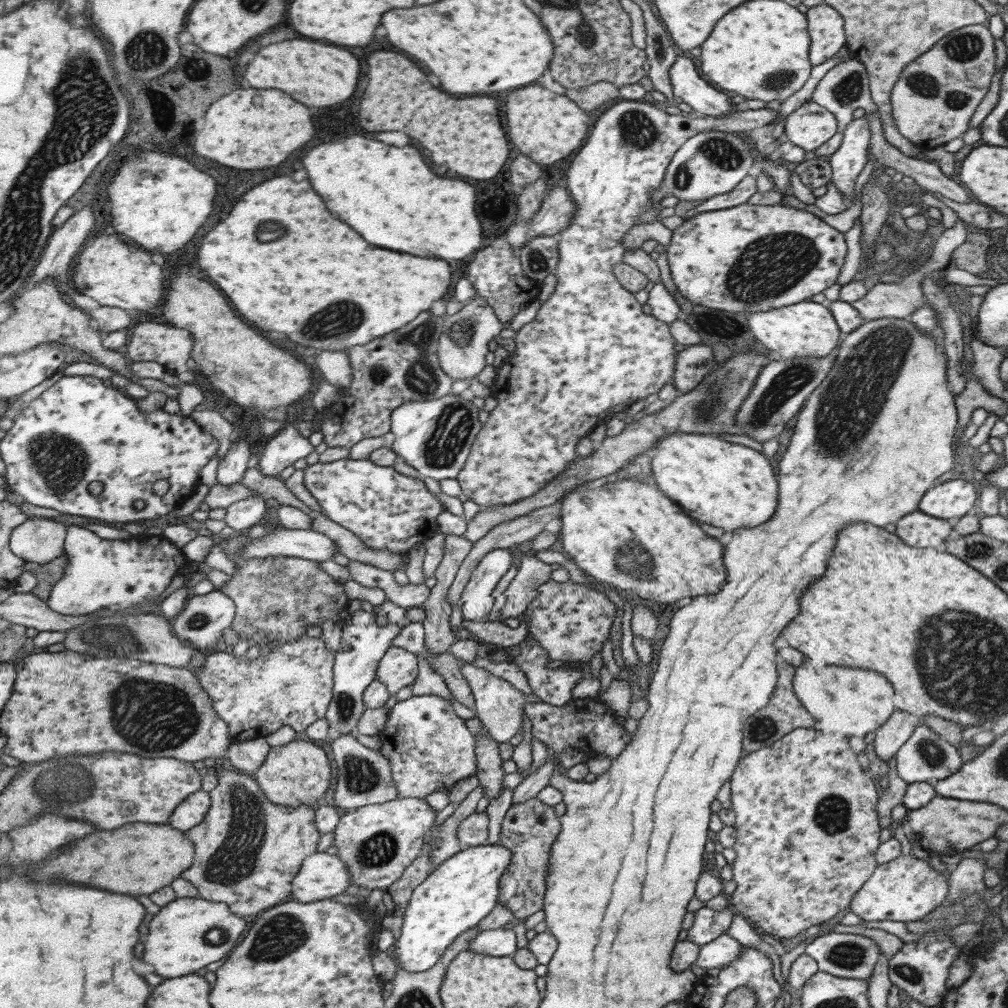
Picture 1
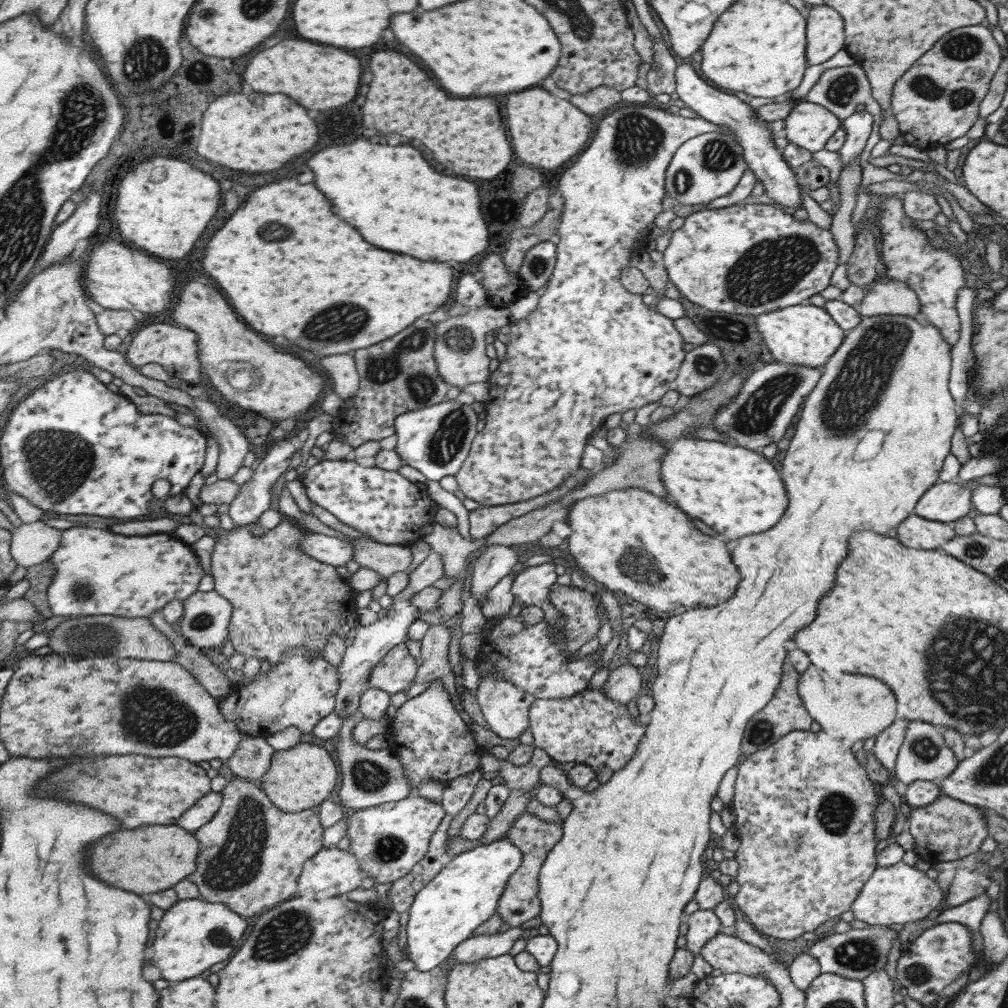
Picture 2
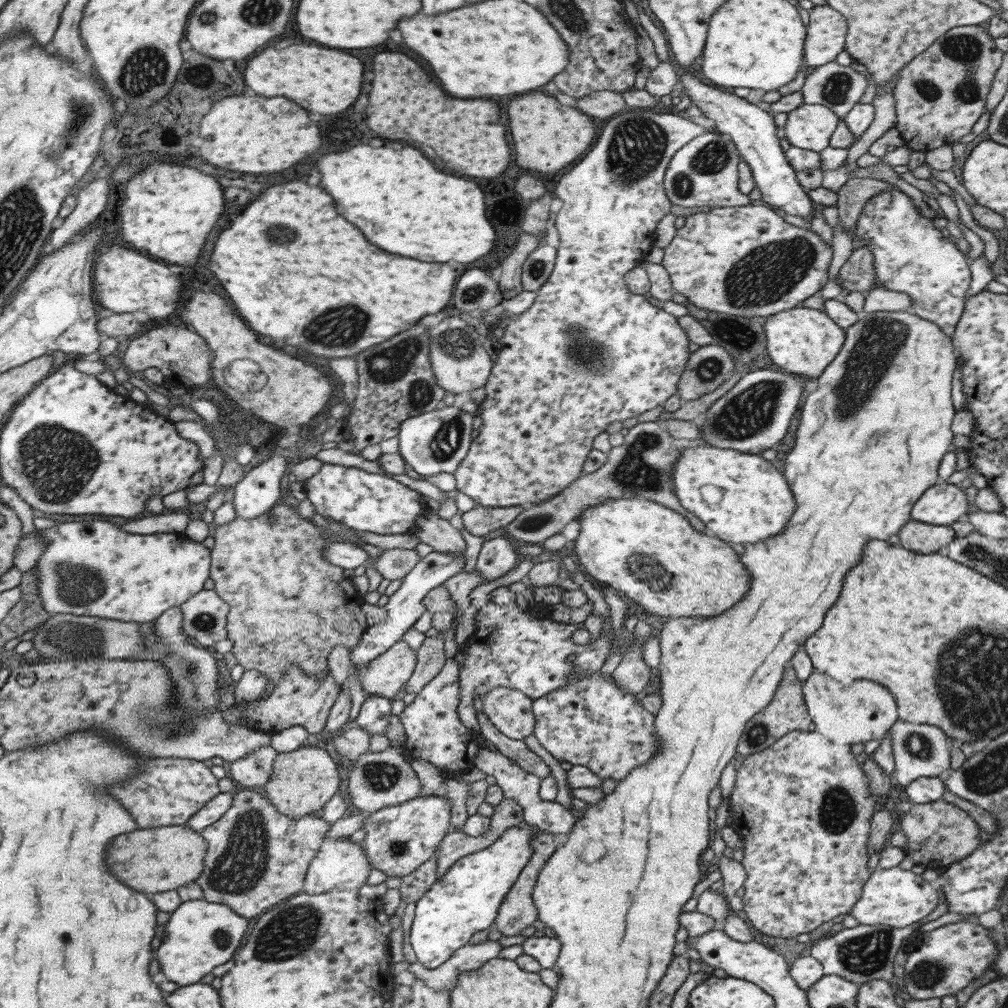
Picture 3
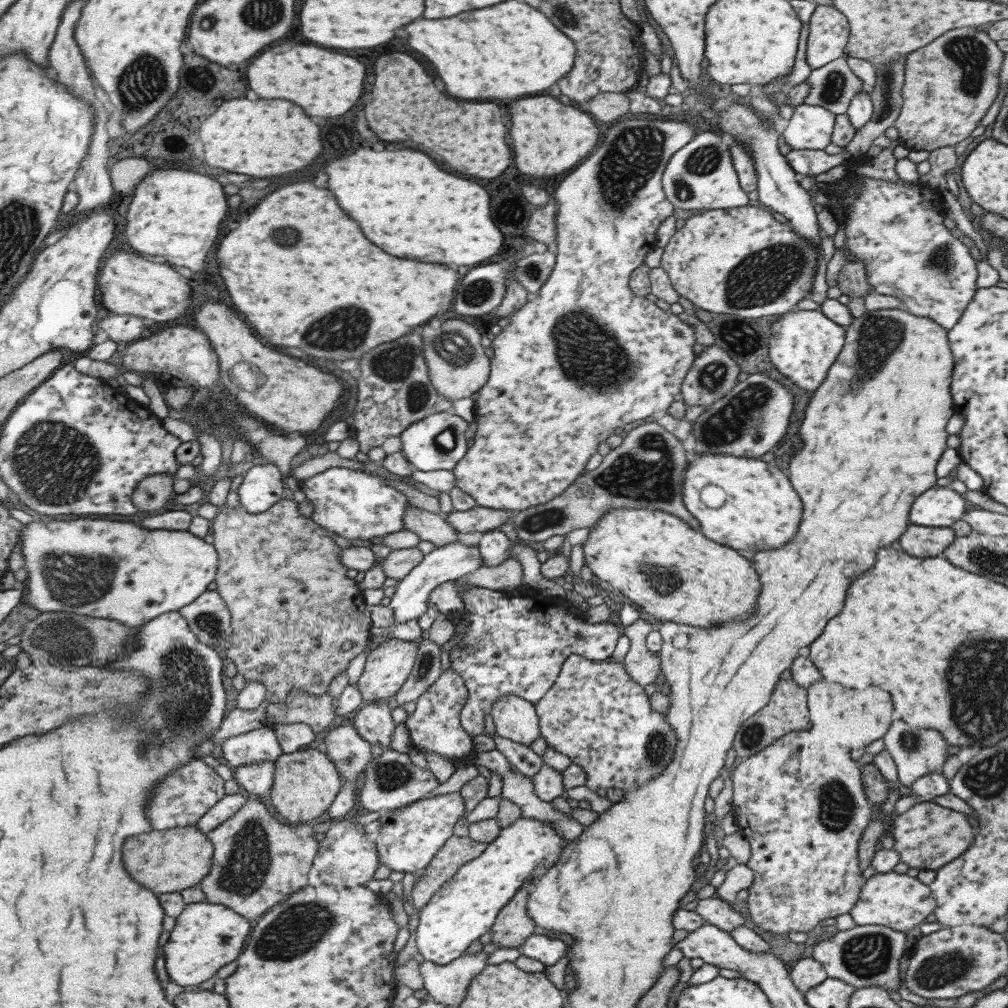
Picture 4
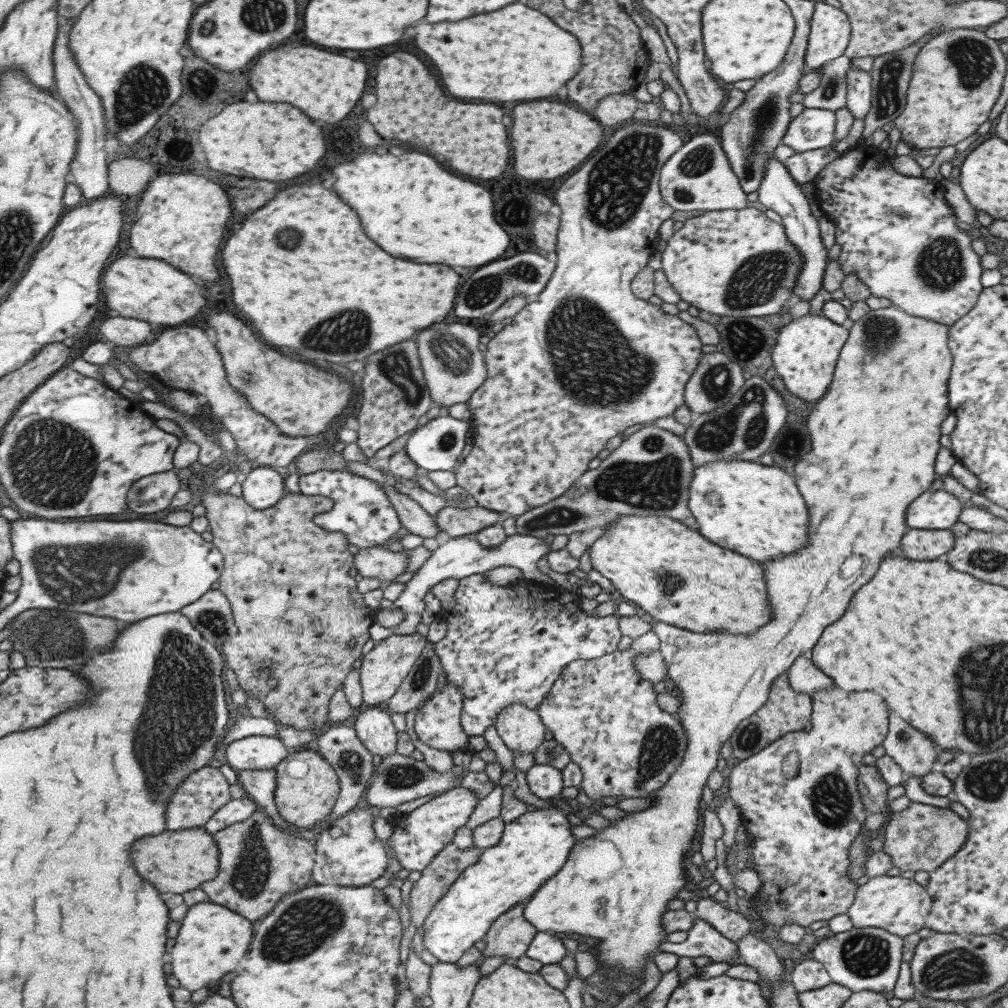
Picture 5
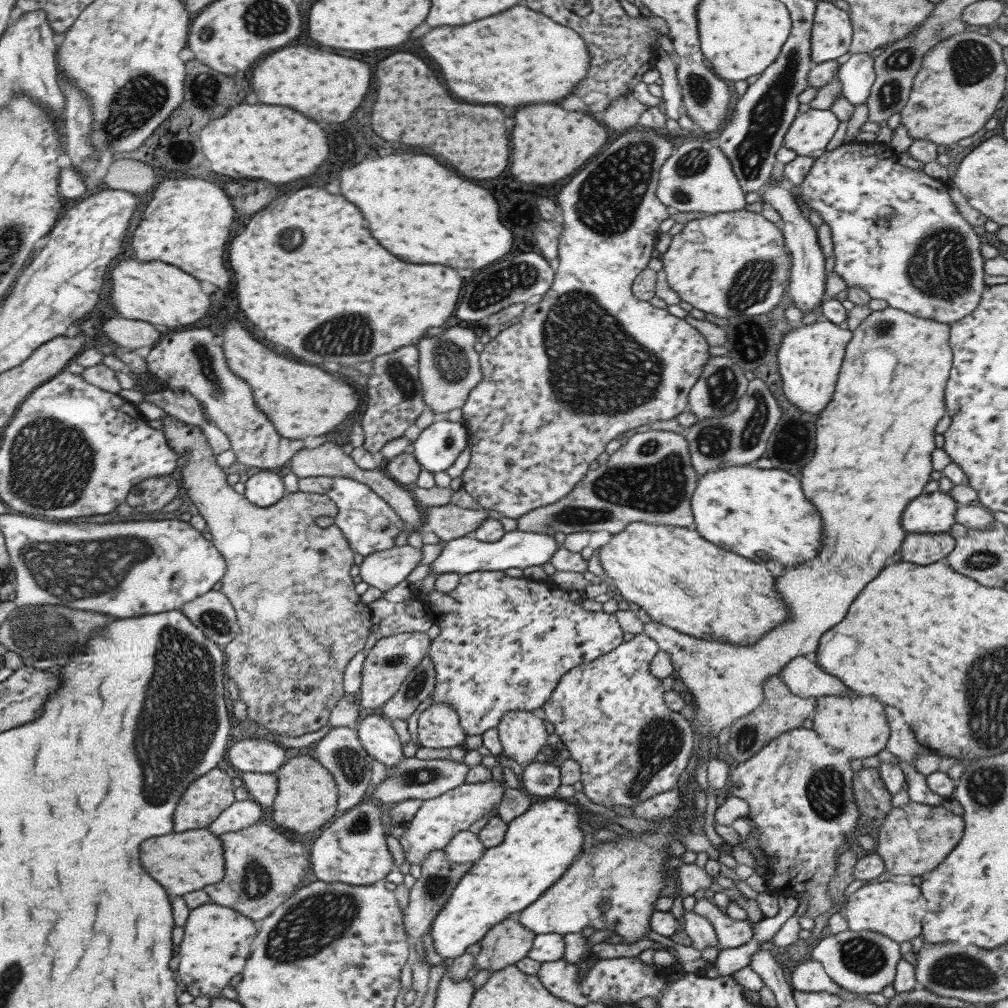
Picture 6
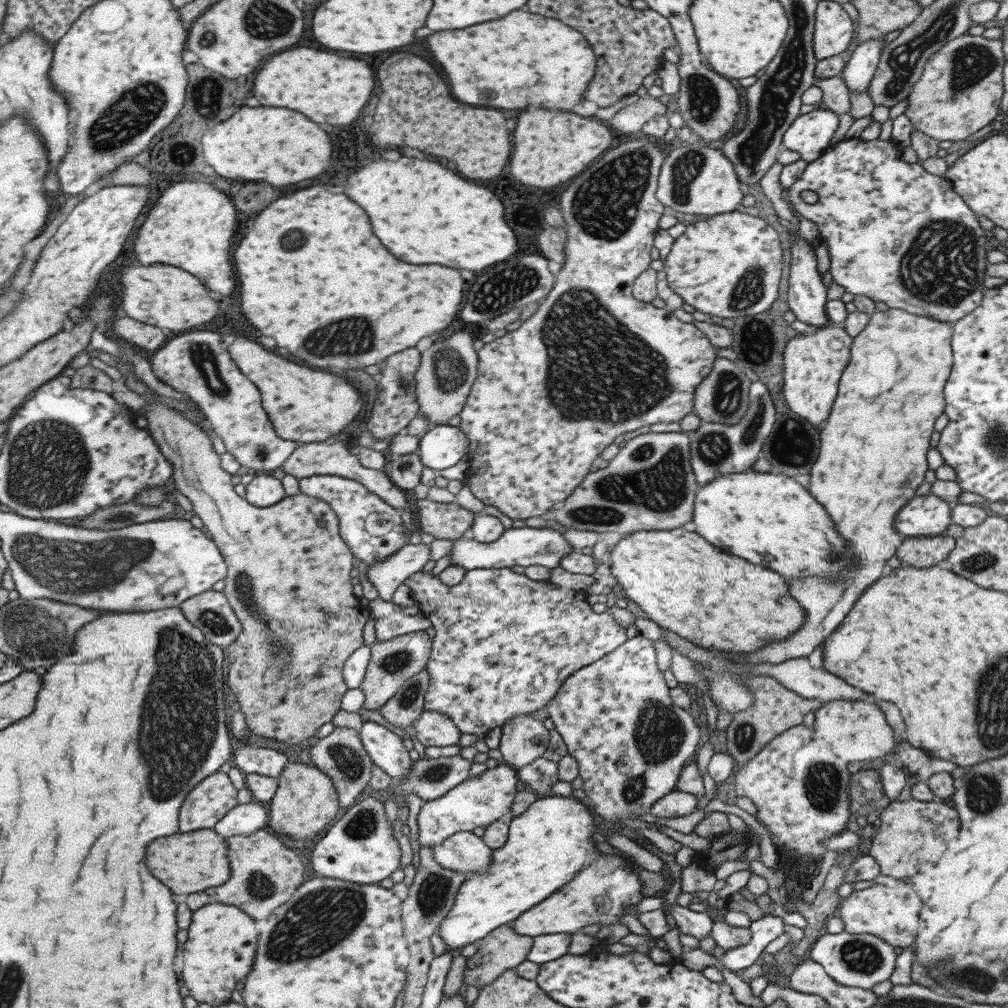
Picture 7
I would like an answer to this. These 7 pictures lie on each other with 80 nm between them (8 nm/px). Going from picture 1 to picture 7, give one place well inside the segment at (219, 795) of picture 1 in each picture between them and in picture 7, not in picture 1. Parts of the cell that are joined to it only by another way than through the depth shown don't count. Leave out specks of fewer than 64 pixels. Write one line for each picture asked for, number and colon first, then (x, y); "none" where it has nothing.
2: (252, 853)
3: (257, 857)
4: (258, 860)
5: (259, 863)
6: (262, 868)
7: (265, 872)

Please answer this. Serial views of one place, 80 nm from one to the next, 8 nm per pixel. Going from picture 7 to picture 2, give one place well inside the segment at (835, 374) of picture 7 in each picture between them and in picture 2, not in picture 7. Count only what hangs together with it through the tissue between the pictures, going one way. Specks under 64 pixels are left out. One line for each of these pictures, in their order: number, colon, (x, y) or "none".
2: (803, 334)
3: (803, 341)
4: (803, 344)
5: (805, 353)
6: (809, 357)

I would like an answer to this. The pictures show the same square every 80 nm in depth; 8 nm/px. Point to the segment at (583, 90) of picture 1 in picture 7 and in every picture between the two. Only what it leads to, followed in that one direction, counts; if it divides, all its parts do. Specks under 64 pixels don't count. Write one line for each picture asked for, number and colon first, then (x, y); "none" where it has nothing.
2: (595, 102)
3: (603, 104)
4: (605, 107)
5: (614, 109)
6: (622, 115)
7: (629, 119)

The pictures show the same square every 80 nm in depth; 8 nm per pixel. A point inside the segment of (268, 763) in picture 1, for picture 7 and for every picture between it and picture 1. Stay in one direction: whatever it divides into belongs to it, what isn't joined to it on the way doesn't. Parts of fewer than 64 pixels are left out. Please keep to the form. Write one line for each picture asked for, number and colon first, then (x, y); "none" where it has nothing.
2: (299, 778)
3: (301, 781)
4: (305, 782)
5: (306, 788)
6: (306, 796)
7: (304, 802)

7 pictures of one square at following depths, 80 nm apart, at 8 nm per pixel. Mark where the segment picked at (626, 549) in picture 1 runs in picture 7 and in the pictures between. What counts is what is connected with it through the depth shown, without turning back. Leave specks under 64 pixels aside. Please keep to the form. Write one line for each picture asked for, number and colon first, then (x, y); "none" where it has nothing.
2: (629, 540)
3: (652, 555)
4: (657, 561)
5: (669, 570)
6: (680, 580)
7: (717, 601)

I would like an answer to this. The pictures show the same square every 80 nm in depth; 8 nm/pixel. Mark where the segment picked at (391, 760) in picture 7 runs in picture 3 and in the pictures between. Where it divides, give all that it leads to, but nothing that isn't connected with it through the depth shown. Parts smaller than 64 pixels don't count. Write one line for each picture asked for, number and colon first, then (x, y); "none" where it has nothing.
3: (373, 718)
4: (372, 722)
5: (373, 727)
6: (375, 733)

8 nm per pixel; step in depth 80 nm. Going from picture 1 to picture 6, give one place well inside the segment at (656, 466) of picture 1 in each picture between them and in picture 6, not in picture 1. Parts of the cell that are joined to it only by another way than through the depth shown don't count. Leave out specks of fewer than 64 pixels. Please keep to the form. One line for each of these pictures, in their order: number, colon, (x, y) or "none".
2: (735, 491)
3: (741, 498)
4: (745, 504)
5: (755, 510)
6: (762, 515)

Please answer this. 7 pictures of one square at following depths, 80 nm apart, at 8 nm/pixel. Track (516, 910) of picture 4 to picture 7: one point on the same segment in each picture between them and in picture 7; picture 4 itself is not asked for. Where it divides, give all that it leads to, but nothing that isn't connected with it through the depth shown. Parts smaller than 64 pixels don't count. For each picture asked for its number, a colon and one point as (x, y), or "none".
5: (509, 935)
6: (504, 944)
7: (502, 949)

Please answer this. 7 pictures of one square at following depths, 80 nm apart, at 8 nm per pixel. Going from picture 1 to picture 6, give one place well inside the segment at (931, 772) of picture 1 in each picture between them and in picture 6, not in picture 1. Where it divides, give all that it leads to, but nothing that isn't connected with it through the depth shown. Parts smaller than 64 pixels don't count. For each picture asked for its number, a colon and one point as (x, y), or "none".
2: (922, 756)
3: (918, 750)
4: (916, 752)
5: (914, 752)
6: (901, 744)

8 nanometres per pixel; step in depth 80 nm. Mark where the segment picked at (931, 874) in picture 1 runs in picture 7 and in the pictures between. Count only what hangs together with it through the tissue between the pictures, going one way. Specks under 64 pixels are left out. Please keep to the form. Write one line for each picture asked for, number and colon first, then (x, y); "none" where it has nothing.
2: (896, 894)
3: (893, 897)
4: (894, 900)
5: (898, 905)
6: (895, 910)
7: (890, 913)

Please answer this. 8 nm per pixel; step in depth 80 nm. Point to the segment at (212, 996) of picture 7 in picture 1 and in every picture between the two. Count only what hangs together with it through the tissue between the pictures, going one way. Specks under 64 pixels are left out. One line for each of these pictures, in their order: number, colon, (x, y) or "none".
1: (188, 934)
2: (195, 934)
3: (200, 936)
4: (207, 936)
5: (213, 939)
6: (217, 939)

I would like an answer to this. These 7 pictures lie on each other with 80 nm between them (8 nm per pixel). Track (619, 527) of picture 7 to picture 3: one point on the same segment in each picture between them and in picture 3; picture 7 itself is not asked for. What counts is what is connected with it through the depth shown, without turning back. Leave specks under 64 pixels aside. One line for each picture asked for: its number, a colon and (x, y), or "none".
3: (641, 466)
4: (646, 469)
5: (649, 473)
6: (649, 478)

